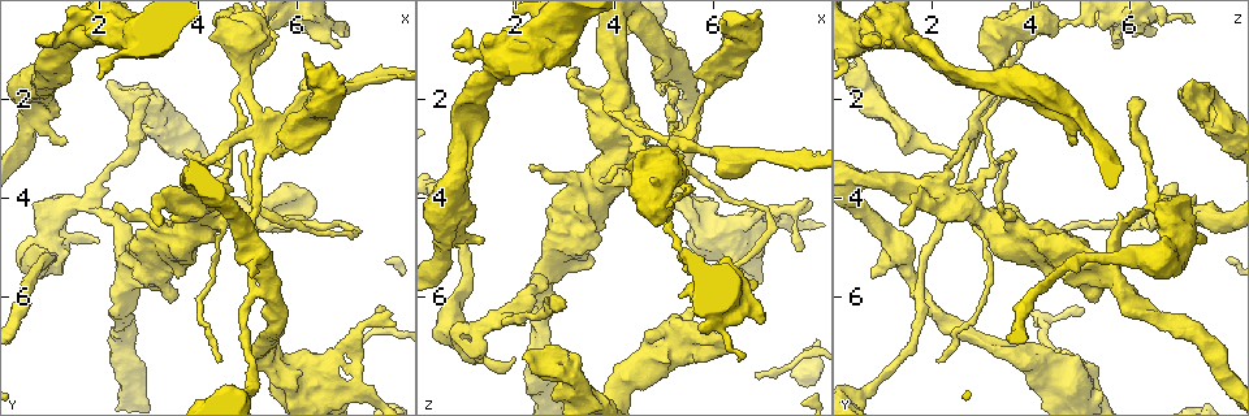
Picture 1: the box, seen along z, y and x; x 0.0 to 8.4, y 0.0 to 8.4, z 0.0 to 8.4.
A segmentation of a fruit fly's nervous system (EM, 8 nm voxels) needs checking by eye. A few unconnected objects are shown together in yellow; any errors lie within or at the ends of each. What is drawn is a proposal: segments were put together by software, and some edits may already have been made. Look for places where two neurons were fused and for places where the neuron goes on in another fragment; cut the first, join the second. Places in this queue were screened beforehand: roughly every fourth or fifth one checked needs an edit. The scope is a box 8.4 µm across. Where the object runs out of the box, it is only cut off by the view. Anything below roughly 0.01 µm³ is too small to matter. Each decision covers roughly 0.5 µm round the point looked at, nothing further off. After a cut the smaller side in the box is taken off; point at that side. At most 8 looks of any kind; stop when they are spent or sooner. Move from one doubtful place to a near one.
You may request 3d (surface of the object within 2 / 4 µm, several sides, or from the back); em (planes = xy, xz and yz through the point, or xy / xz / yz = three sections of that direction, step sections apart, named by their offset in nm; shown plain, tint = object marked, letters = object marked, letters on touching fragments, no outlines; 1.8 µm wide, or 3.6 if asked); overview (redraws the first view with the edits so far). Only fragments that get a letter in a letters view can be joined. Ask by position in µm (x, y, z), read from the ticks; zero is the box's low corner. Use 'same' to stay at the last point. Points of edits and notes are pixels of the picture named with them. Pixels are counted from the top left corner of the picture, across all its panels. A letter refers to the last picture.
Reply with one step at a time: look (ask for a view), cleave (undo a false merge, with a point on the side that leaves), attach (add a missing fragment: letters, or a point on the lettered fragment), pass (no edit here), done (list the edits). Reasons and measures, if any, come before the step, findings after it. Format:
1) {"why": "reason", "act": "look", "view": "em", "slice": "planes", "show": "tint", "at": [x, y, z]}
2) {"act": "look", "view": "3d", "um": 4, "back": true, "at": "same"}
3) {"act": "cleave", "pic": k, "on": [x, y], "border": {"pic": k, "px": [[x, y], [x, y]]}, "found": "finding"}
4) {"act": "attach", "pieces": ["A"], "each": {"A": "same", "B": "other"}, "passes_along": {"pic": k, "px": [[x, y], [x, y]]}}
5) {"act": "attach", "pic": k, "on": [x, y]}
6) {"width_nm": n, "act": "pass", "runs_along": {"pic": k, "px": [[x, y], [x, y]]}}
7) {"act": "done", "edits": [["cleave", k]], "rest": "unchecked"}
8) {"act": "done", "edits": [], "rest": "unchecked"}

{"why": "sharp bend", "act": "look", "view": "em", "slice": "planes", "show": "letters", "at": [2.75, 1.90, 7.45]}

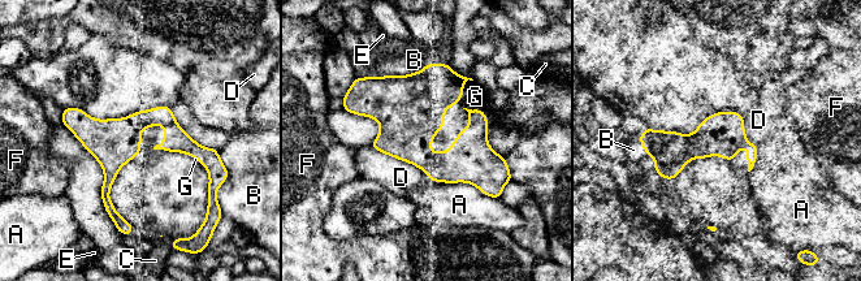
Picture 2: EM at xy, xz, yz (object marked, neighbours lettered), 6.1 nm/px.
{"longest_contact_nm": ["B", 480], "act": "attach", "pieces": ["G"], "each": {"A": "other", "B": "other", "C": "other", "D": "other", "E": "other", "F": "other", "G": "same"}, "found": "the neuron continues"}

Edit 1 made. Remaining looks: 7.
{"why": "see it whole again", "act": "look", "view": "overview"}

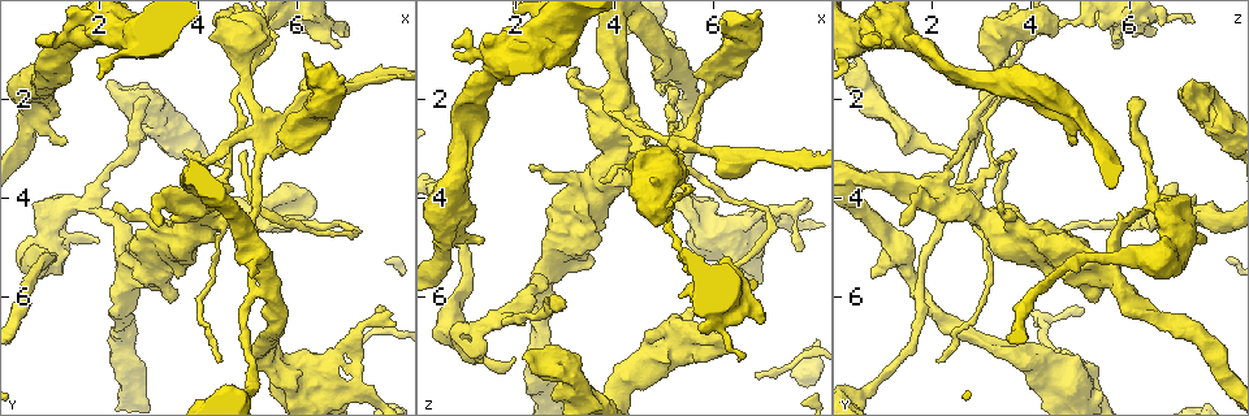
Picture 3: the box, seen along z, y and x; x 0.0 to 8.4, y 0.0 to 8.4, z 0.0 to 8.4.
{"why": "sudden change in width", "act": "look", "view": "em", "slice": "yz", "step": 4, "show": "tint", "at": [4.05, 3.75, 2.05]}

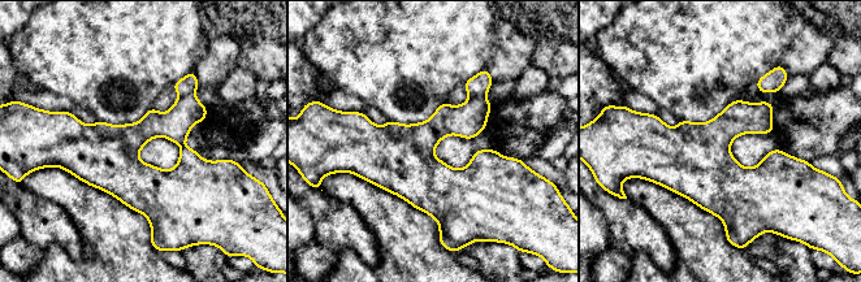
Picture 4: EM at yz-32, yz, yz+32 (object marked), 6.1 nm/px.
{"why": "cut it another way", "act": "look", "view": "em", "slice": "planes", "show": "tint", "at": "same"}

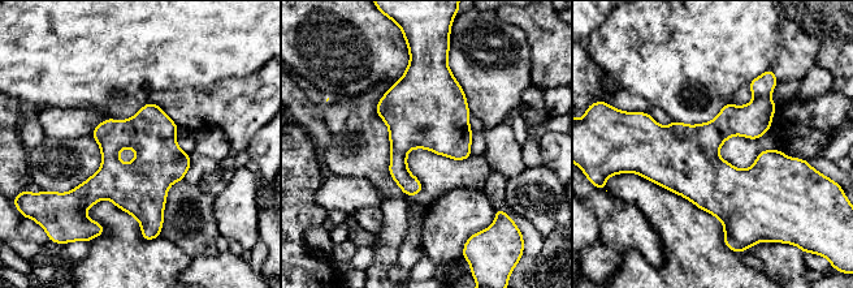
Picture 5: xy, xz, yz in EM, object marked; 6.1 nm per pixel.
{"why": "what lies round it", "act": "look", "view": "em", "slice": "planes", "show": "letters", "at": "same"}

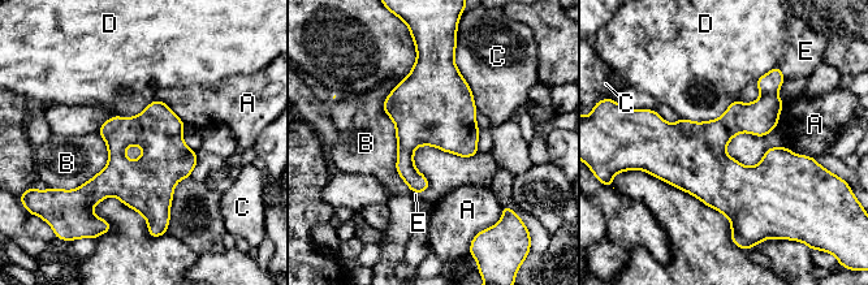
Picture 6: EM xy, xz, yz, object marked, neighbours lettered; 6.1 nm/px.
{"act": "pass", "each": {"A": "other", "B": "other", "C": "other", "D": "other", "E": "other"}, "border": {"pic": 6, "px": [[738, 98], [715, 119], [679, 119]]}, "found": "all the same neuron"}

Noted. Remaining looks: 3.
{"why": "thick turns thin", "act": "look", "view": "em", "slice": "planes", "show": "plain", "at": [4.95, 1.35, 3.35]}

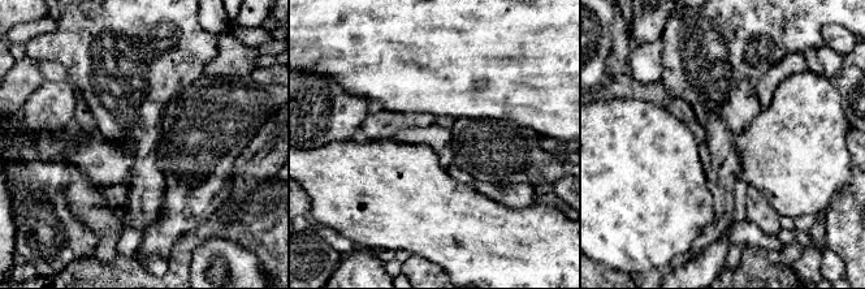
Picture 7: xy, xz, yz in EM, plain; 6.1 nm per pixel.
{"act": "look", "view": "em", "slice": "planes", "show": "tint", "at": "same"}

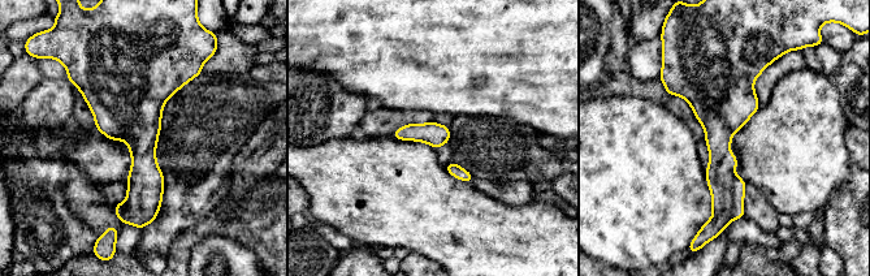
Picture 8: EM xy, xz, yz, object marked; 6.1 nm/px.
{"act": "look", "view": "em", "slice": "planes", "show": "letters", "at": "same"}

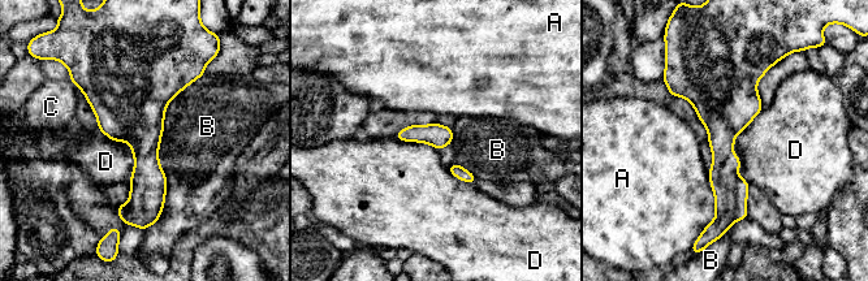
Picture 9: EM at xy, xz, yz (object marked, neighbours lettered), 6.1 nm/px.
{"width_nm": 150, "act": "cleave", "pic": 9, "on": [741, 185], "each": {"A": "other", "B": "other", "C": "other", "D": "other"}, "border": {"pic": 9, "px": [[738, 176], [735, 182], [734, 220]]}, "found": "two neurons meet here"}

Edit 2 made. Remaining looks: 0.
{"act": "done", "edits": [["attach", 2], ["cleave", 9]], "rest": "unchecked"}

